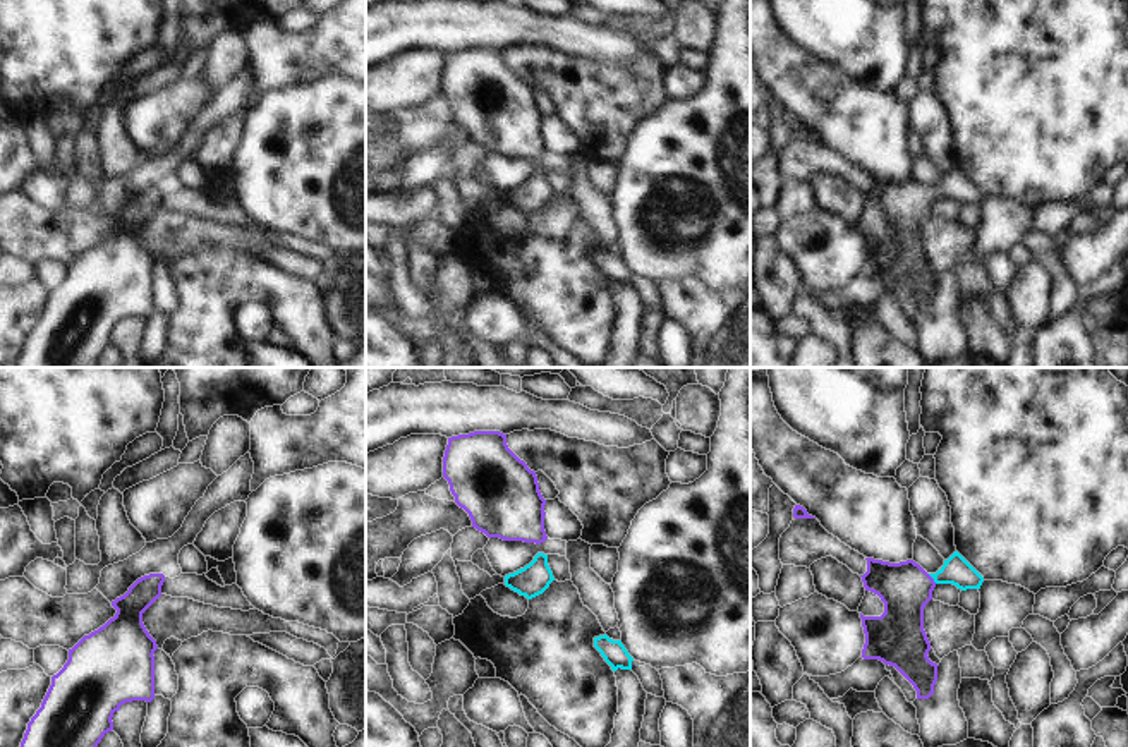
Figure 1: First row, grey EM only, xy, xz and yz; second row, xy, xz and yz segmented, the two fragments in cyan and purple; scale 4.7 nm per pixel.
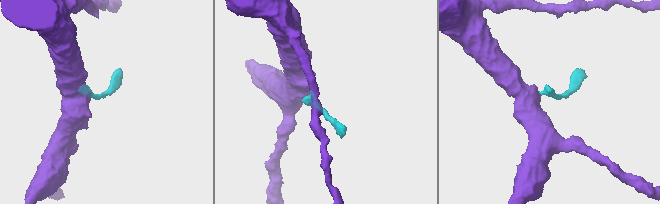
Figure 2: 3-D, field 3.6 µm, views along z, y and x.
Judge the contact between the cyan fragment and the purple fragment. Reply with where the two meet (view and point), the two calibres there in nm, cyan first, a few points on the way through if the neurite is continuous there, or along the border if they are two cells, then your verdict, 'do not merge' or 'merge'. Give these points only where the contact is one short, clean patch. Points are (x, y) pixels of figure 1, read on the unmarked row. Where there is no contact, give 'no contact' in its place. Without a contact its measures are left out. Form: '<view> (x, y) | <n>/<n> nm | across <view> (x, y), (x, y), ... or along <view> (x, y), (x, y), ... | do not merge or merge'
yz (933, 193) | 140/240 nm | across yz (957, 186), (933, 193), (922, 200), (905, 203) | merge

